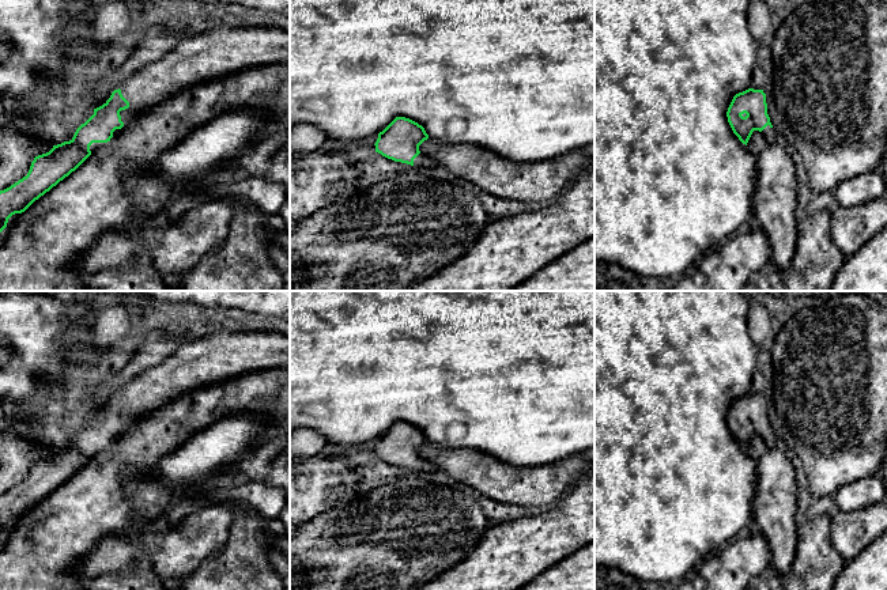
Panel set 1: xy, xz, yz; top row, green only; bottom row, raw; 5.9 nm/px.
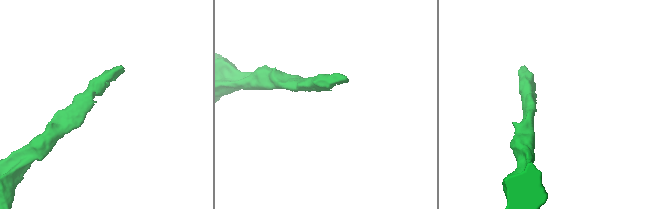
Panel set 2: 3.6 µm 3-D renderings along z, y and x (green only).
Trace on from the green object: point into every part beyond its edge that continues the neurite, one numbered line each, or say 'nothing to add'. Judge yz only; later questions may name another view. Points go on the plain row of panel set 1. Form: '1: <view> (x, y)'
1: yz (769, 438)

